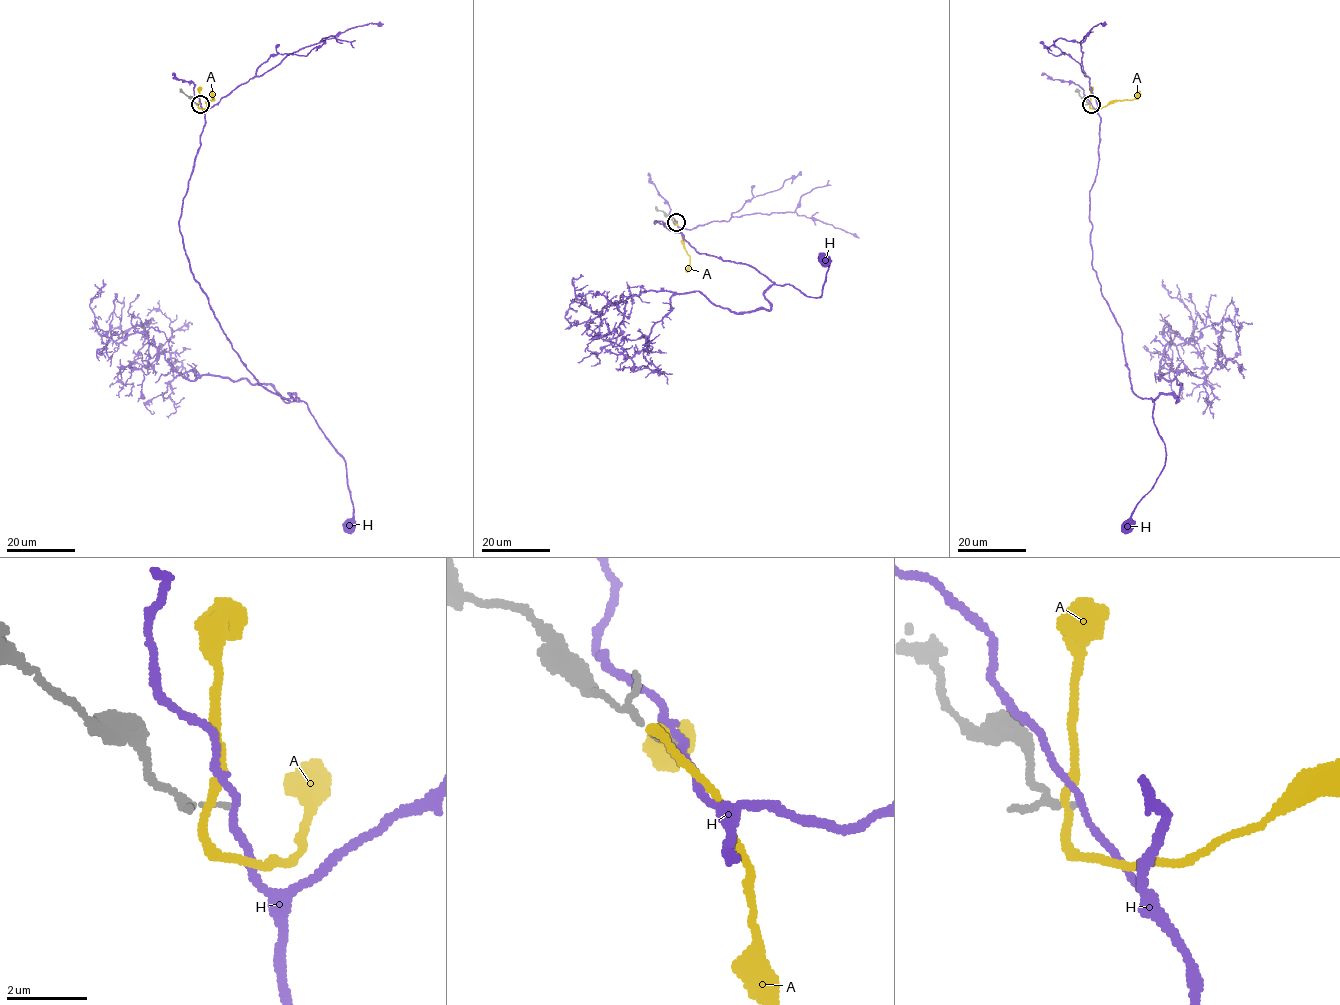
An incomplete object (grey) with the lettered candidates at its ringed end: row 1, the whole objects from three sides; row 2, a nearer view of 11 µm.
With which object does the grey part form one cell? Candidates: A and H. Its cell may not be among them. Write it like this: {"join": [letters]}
{"join": []}

